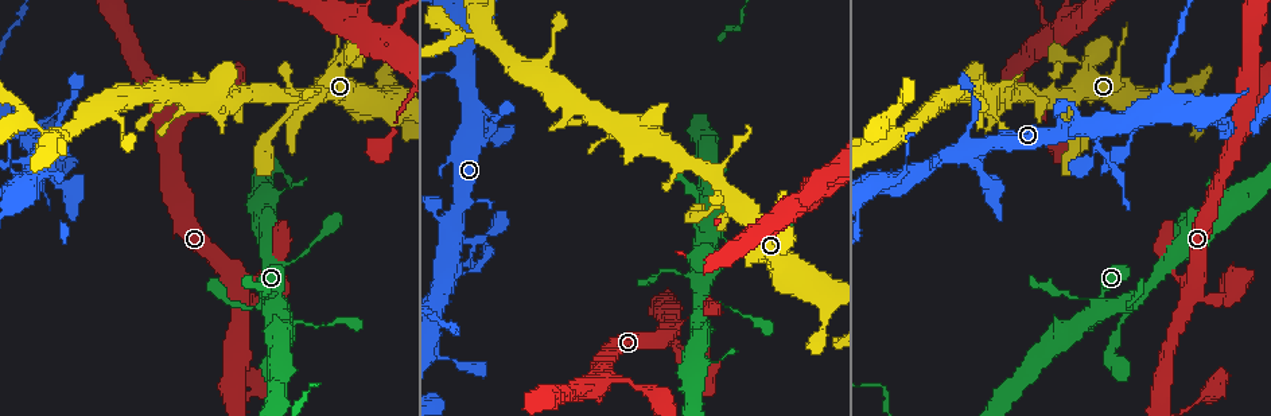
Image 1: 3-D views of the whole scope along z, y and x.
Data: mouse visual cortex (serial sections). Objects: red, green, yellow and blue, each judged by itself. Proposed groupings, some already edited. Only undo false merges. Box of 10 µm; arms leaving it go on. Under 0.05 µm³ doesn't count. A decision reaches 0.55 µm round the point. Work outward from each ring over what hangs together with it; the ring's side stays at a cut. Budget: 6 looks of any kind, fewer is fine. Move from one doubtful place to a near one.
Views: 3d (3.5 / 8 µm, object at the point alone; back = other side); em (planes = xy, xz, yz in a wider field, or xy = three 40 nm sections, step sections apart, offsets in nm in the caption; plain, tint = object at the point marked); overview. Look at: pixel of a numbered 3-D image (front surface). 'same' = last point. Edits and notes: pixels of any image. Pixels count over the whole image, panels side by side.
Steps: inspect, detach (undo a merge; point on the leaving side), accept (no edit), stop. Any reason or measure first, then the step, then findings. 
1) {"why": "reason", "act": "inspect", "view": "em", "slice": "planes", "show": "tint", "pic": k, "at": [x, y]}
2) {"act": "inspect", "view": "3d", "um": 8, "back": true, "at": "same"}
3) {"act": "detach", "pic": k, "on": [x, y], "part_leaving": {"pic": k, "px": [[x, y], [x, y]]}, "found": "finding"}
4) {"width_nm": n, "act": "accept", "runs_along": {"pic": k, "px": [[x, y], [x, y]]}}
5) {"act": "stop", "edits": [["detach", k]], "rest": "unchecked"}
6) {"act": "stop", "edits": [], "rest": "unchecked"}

{"why": "sharp bend", "act": "inspect", "view": "3d", "um": 8, "pic": 1, "at": [909, 175]}

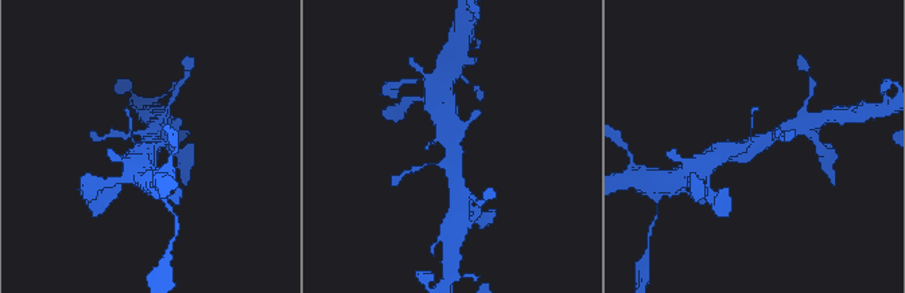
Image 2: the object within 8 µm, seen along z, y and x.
{"act": "inspect", "view": "em", "slice": "xy", "step": 1, "show": "tint", "at": "same"}

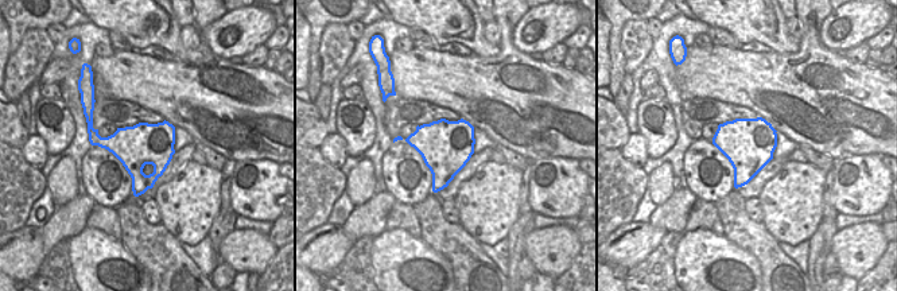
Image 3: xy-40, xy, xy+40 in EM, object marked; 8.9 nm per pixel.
{"act": "accept", "found": "one cell here"}

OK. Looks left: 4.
{"why": "calibre changes", "act": "inspect", "view": "3d", "um": 3.5, "pic": 1, "at": [1073, 299]}

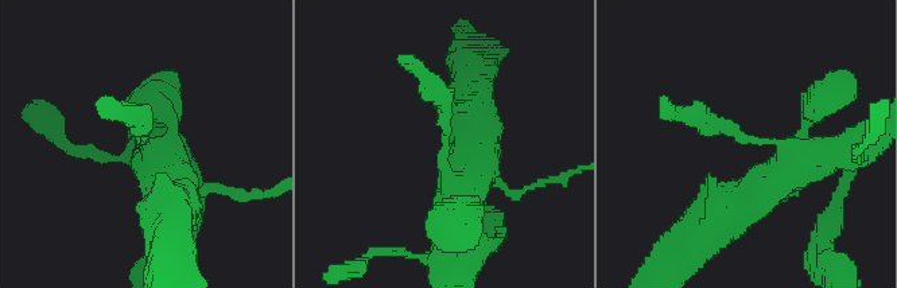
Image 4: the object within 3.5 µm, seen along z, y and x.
{"act": "inspect", "view": "em", "slice": "xy", "step": 3, "show": "tint", "pic": 4, "at": [142, 140]}

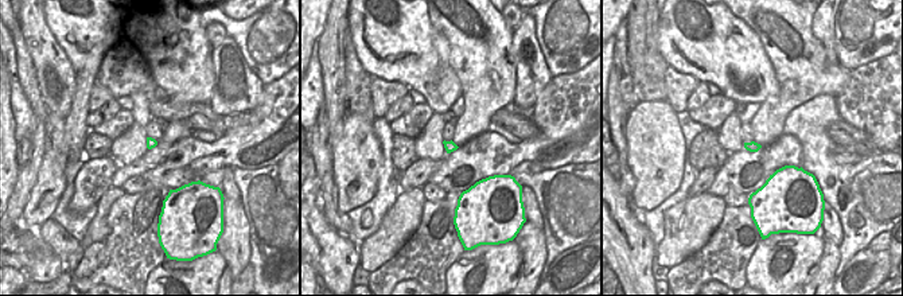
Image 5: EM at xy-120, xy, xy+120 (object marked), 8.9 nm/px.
{"act": "inspect", "view": "em", "slice": "xy", "step": 1, "show": "tint", "at": "same"}

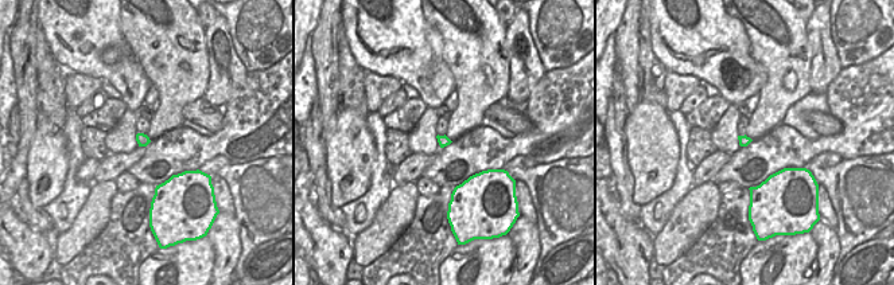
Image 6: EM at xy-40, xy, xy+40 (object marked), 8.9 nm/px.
{"act": "accept", "runs_along": {"pic": 4, "px": [[476, 203], [418, 69]]}, "found": "continuous, no second cell"}

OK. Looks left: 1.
{"act": "stop", "edits": [], "rest": "unchecked"}

